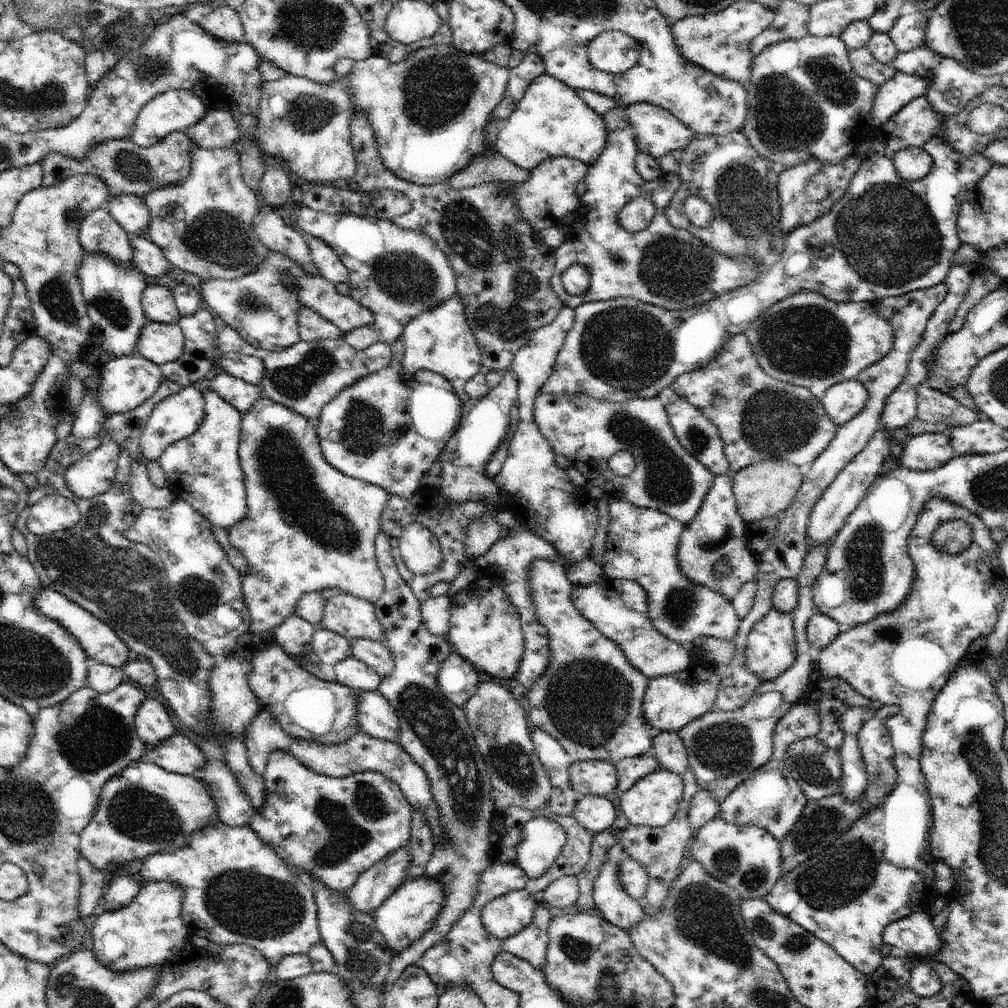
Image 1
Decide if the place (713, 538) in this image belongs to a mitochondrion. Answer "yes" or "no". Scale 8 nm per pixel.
no

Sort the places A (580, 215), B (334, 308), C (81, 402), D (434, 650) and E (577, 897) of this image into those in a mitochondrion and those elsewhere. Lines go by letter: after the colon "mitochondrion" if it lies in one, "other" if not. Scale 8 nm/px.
A: other
B: other
C: other
D: other
E: other

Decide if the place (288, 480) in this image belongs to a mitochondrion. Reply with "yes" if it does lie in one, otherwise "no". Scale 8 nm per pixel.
yes

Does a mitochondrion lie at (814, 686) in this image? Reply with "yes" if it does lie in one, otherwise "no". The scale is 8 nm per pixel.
no

